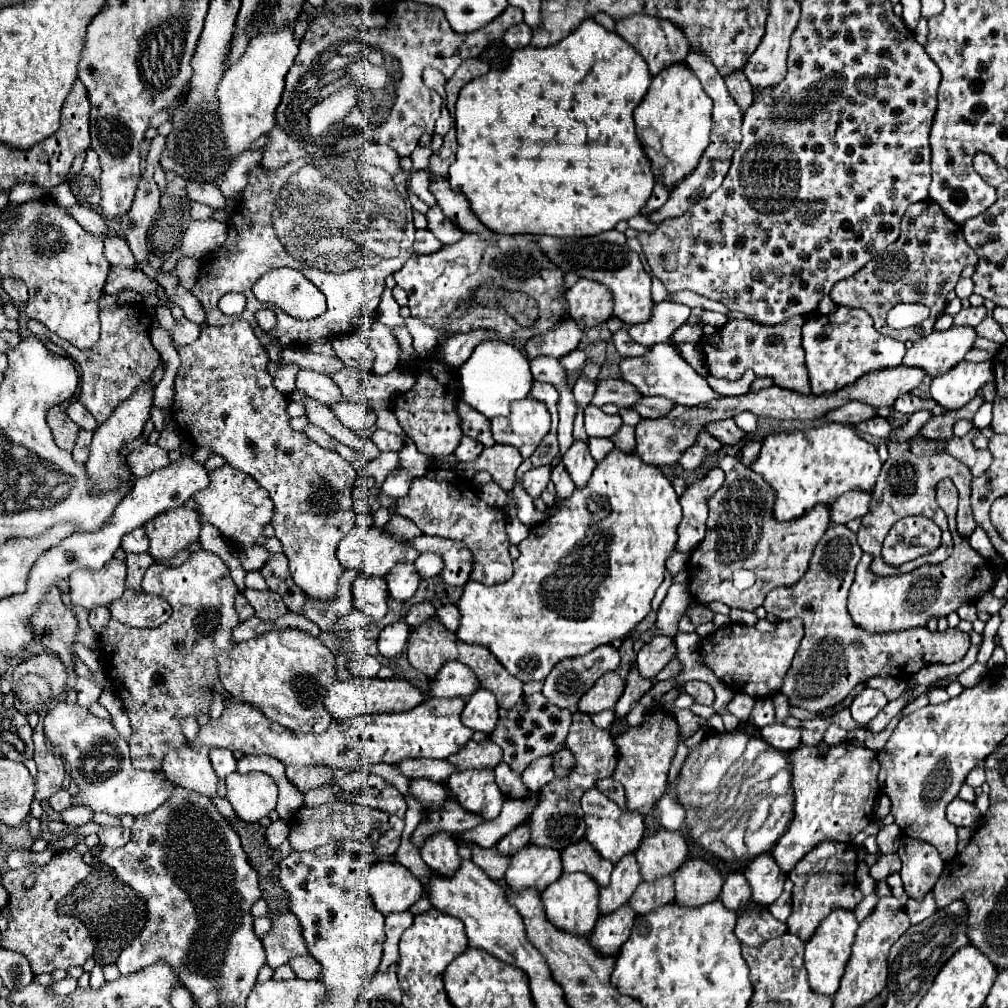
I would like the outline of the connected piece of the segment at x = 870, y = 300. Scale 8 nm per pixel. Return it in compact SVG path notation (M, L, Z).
M924 200L910 204L910 208L906 210L902 218L900 238L894 244L890 244L884 252L874 256L874 260L870 260L870 264L866 264L854 276L848 276L846 280L834 284L830 298L840 306L866 310L874 320L874 328L880 334L890 336L894 340L906 340L906 334L886 326L886 312L900 302L926 304L932 313L921 324L921 329L923 335L927 336L933 331L938 319L936 314L942 314L942 310L946 308L948 292L954 290L960 272L968 264L978 264L978 256L966 244L962 228L952 220L946 220L938 204L934 204L932 200Z

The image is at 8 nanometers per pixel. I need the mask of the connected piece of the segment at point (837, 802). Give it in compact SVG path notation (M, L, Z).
M842 742L838 746L832 746L826 756L818 756L816 748L800 744L796 750L790 752L792 760L792 790L794 790L794 818L784 832L784 836L778 840L778 844L772 850L772 858L780 866L782 872L790 872L810 850L814 850L820 842L840 842L840 844L850 844L858 832L862 832L870 820L874 818L874 802L878 798L878 756L876 752Z

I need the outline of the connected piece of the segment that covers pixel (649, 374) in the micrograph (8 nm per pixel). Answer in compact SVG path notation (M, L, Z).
M654 344L646 356L622 360L620 370L622 370L624 380L636 386L638 392L642 392L644 396L664 396L678 406L696 408L696 406L706 406L712 400L722 398L708 386L706 378L698 376L698 372L694 372L694 368L690 368L682 360L682 356L678 356L678 350L674 348L674 344Z

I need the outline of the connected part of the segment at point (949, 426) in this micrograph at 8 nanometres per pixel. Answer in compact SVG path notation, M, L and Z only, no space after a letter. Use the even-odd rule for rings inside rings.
M976 396L968 406L956 412L946 412L933 416L921 428L921 433L929 440L948 440L953 437L953 425L960 419L972 420L980 404L984 402L982 396Z

